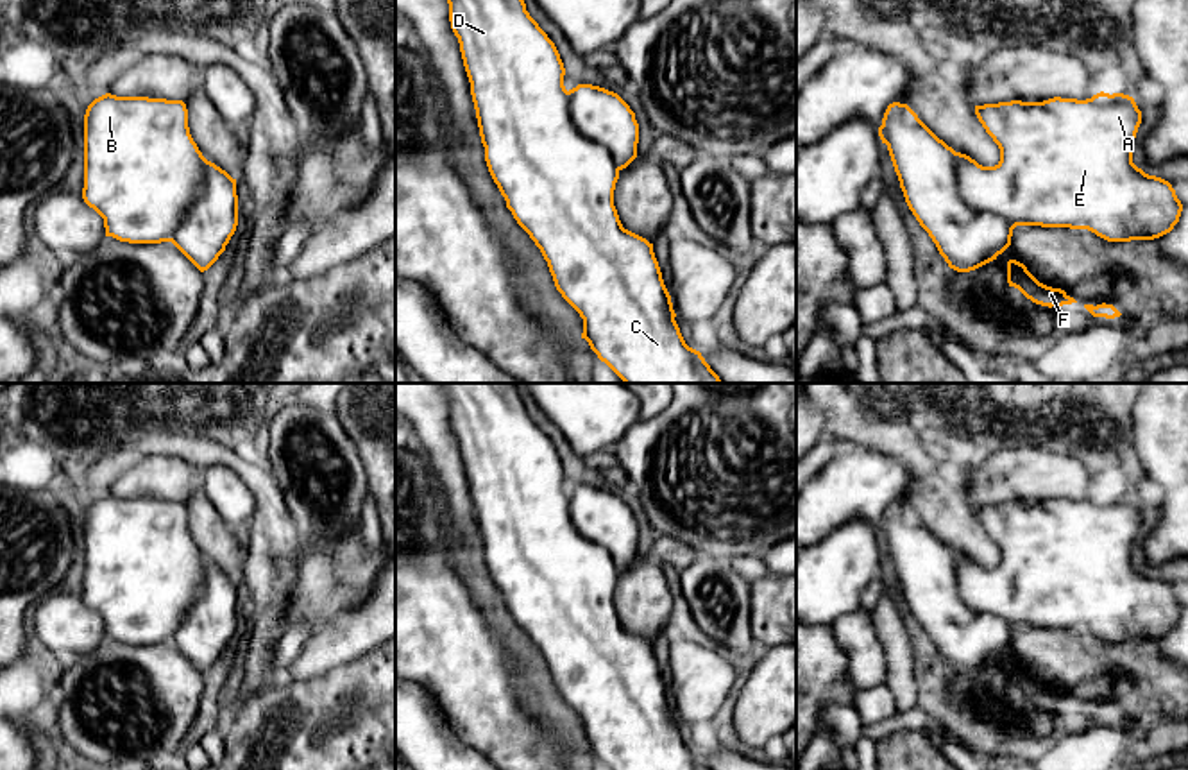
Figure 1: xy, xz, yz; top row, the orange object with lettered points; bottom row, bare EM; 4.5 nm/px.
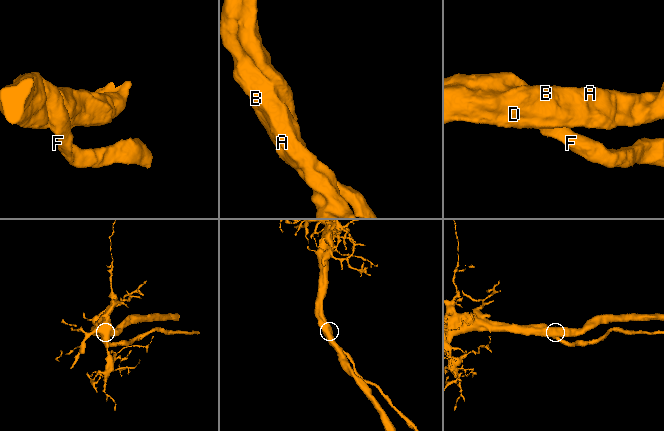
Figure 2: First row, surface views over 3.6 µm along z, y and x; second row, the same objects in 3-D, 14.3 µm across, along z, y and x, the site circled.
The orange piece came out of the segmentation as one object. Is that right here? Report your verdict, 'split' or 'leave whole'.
leave whole

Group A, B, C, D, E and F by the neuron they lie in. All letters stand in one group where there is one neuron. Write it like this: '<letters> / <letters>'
A B C D E F

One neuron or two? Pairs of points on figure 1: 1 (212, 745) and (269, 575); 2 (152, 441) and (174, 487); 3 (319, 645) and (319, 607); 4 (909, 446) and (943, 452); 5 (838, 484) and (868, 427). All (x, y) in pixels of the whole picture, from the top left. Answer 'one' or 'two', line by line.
1: two
2: two
3: two
4: two
5: two

